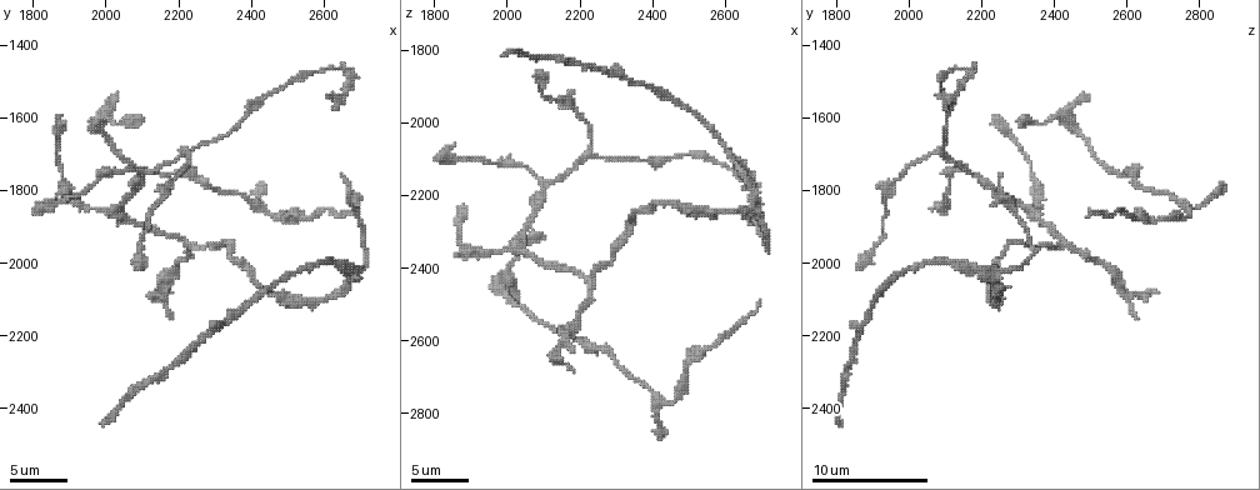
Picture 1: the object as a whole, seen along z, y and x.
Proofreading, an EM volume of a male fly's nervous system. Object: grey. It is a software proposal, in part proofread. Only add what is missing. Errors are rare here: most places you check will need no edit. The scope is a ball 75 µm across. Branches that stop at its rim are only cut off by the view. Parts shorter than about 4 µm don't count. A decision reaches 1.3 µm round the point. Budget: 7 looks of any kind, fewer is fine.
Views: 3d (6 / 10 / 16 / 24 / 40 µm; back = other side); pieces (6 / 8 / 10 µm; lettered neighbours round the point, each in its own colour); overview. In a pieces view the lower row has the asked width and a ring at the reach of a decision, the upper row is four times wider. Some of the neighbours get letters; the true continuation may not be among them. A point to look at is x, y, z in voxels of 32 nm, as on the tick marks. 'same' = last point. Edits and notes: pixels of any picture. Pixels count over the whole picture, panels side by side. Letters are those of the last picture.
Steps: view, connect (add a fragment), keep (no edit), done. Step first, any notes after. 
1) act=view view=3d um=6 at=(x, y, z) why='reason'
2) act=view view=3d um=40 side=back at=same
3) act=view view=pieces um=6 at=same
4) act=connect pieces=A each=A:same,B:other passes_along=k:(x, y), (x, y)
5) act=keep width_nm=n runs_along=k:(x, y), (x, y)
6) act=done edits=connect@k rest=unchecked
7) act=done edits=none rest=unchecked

act=view view=3d um=6 at=(1870, 1600, 2240)

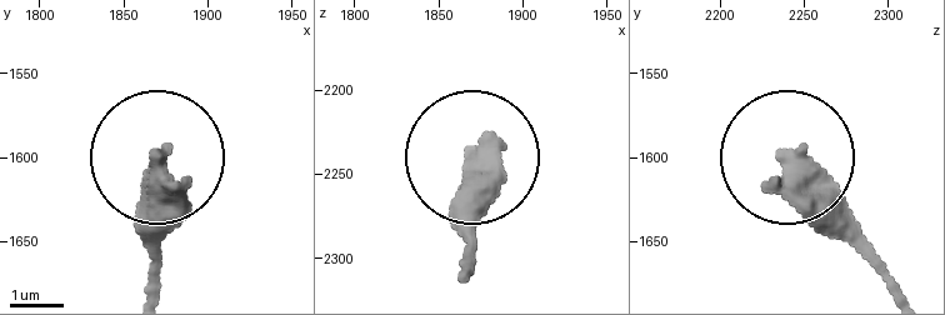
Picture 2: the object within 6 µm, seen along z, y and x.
act=view view=pieces um=6 at=(1870, 1602, 2240)

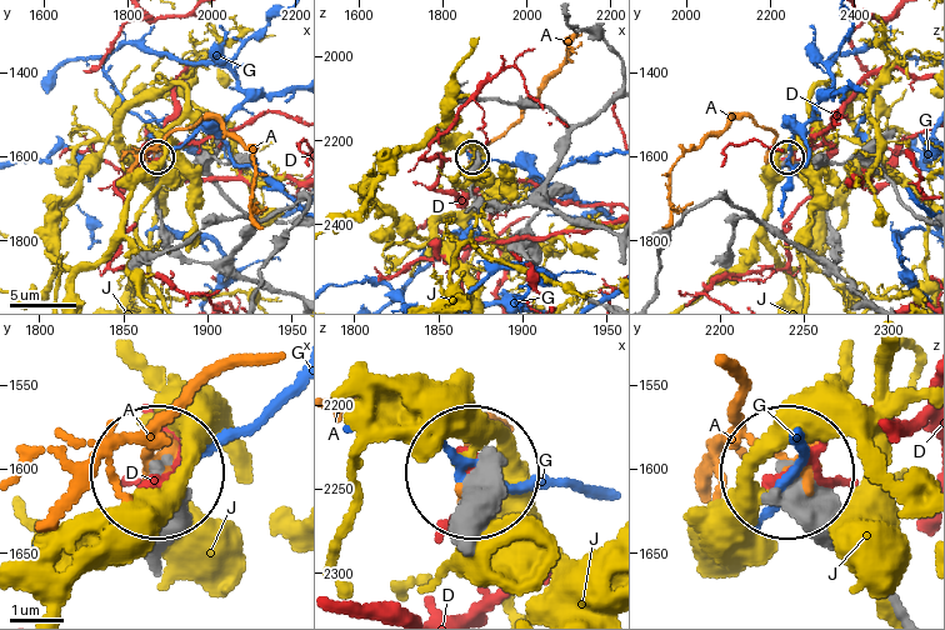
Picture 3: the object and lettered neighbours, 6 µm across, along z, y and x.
act=keep width_nm=280 each=A:other,D:other,G:other,J:other runs_along=3:(904, 606), (791, 476) found='no lettered fragment goes on from it'

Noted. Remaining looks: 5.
act=view view=pieces um=8 at=(2030, 1540, 2490)

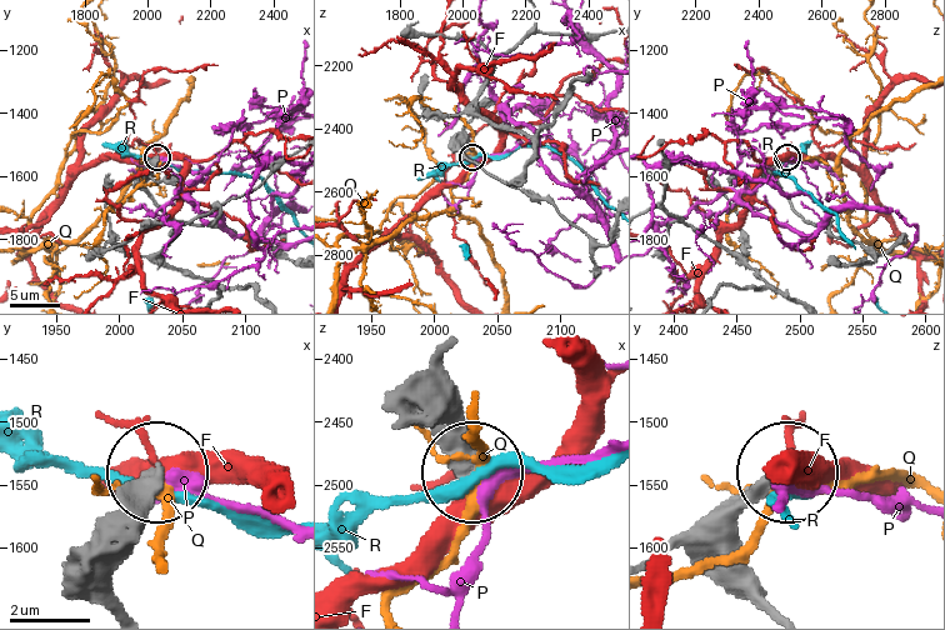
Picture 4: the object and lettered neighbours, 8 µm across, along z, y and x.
act=keep each=F:other,P:other,Q:other,R:other runs_along=4:(119, 600), (109, 580), (156, 473) found='no lettered fragment goes on from it'

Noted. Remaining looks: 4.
act=view view=3d um=6 at=(2170, 2150, 2620) why='branch stops here'

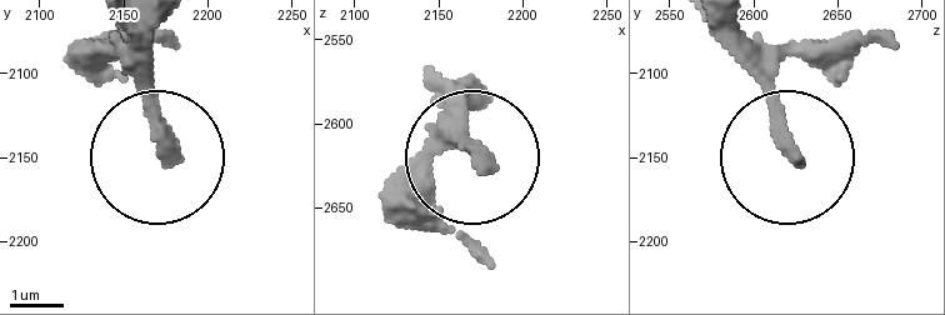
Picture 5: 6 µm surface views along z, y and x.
act=view view=pieces um=10 at=(2180, 2150, 2626)

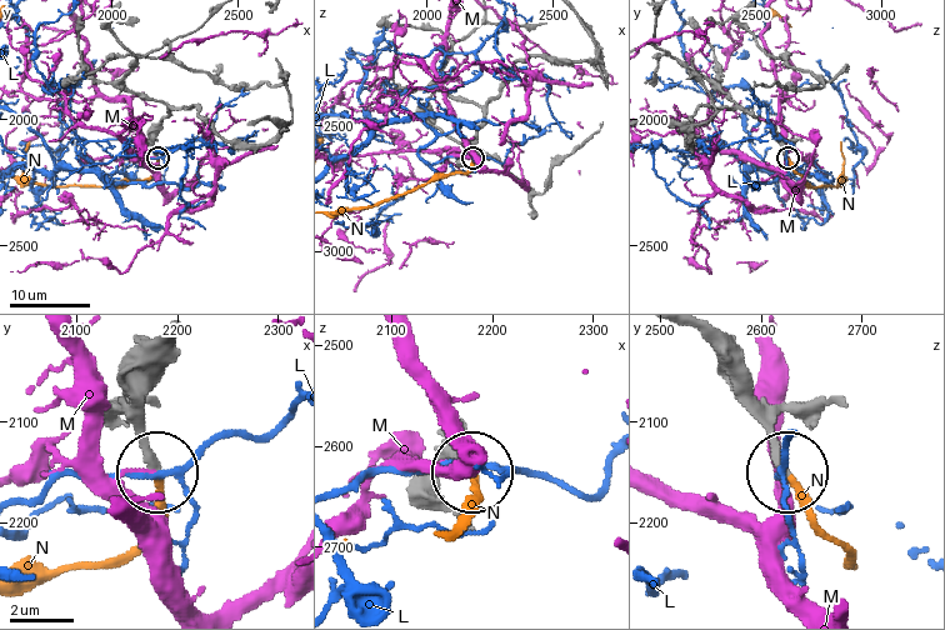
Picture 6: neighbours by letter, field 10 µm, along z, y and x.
act=connect pieces=N each=L:other,M:other,N:same found='the neuron continues'

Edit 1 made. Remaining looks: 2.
act=done edits=connect@6 rest=unchecked

